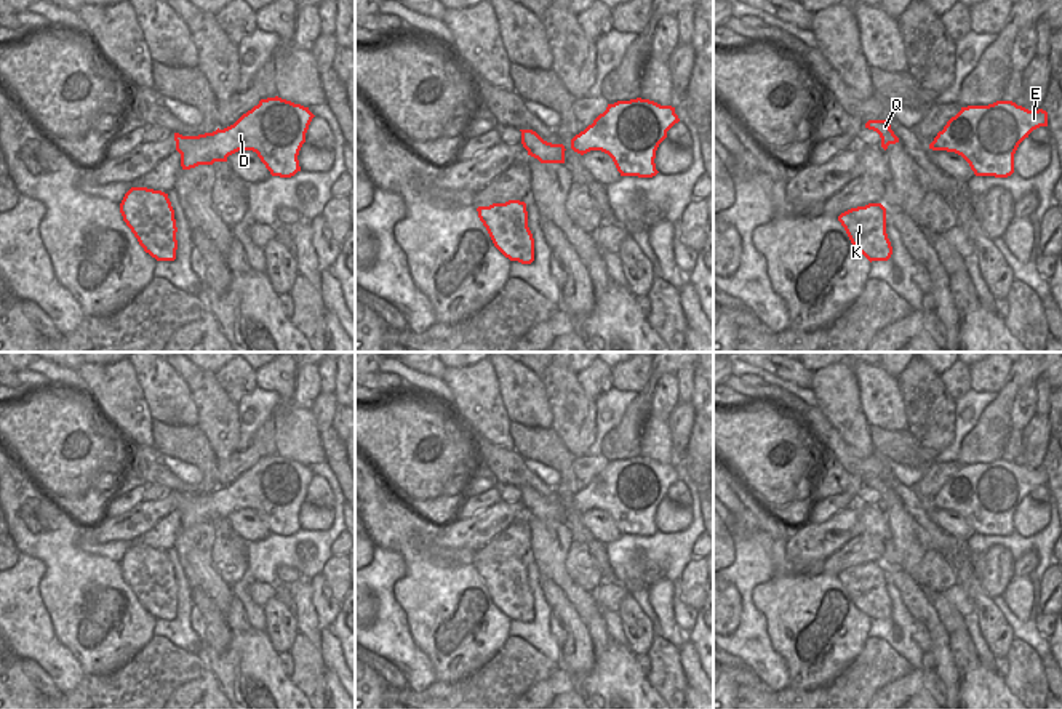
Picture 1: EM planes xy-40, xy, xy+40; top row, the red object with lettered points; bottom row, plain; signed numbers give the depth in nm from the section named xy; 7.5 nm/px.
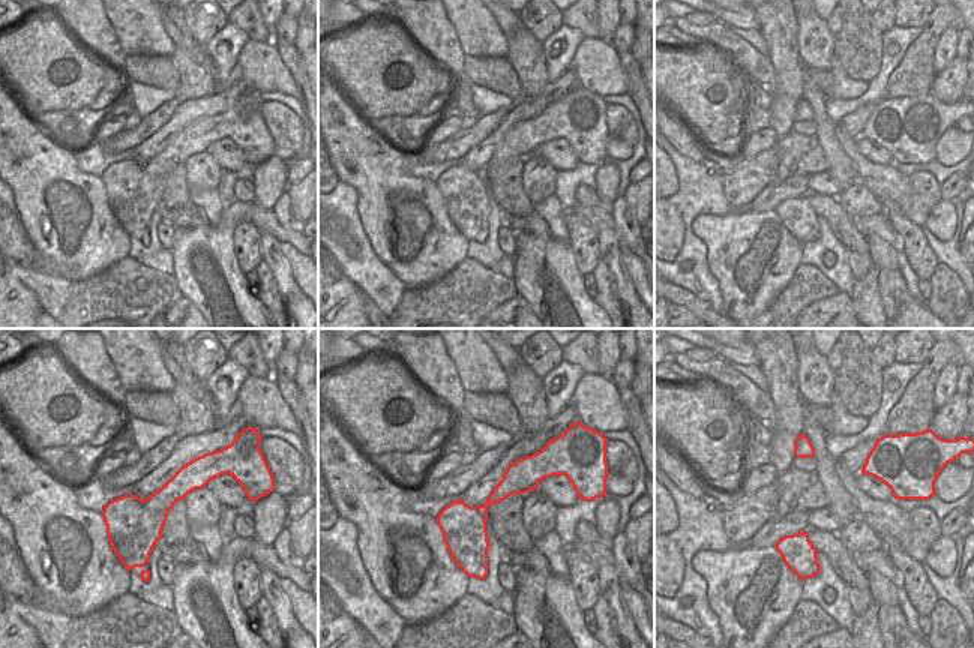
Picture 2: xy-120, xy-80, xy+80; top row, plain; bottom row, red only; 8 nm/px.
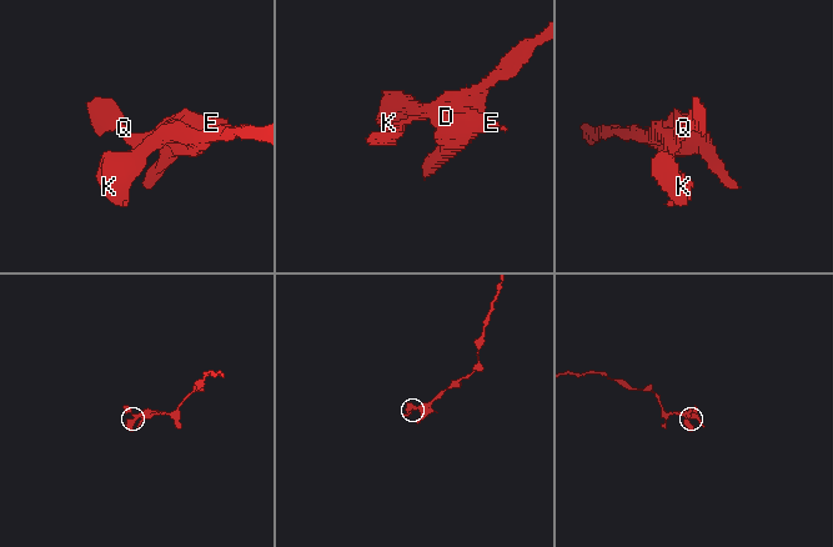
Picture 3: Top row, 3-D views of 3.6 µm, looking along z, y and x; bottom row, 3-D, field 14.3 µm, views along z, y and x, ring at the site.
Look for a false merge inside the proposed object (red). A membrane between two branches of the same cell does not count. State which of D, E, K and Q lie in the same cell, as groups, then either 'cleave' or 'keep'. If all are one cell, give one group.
D E K Q; keep

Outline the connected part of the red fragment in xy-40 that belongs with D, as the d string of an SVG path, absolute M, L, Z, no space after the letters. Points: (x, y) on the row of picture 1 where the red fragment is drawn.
M278 96L261 99L234 125L198 136L174 133L182 170L227 162L238 150L253 150L272 176L291 178L299 166L299 150L315 115L301 104Z

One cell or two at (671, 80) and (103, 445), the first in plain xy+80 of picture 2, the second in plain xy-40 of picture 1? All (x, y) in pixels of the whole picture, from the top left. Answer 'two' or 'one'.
one

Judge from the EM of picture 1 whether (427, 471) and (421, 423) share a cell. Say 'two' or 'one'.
one

